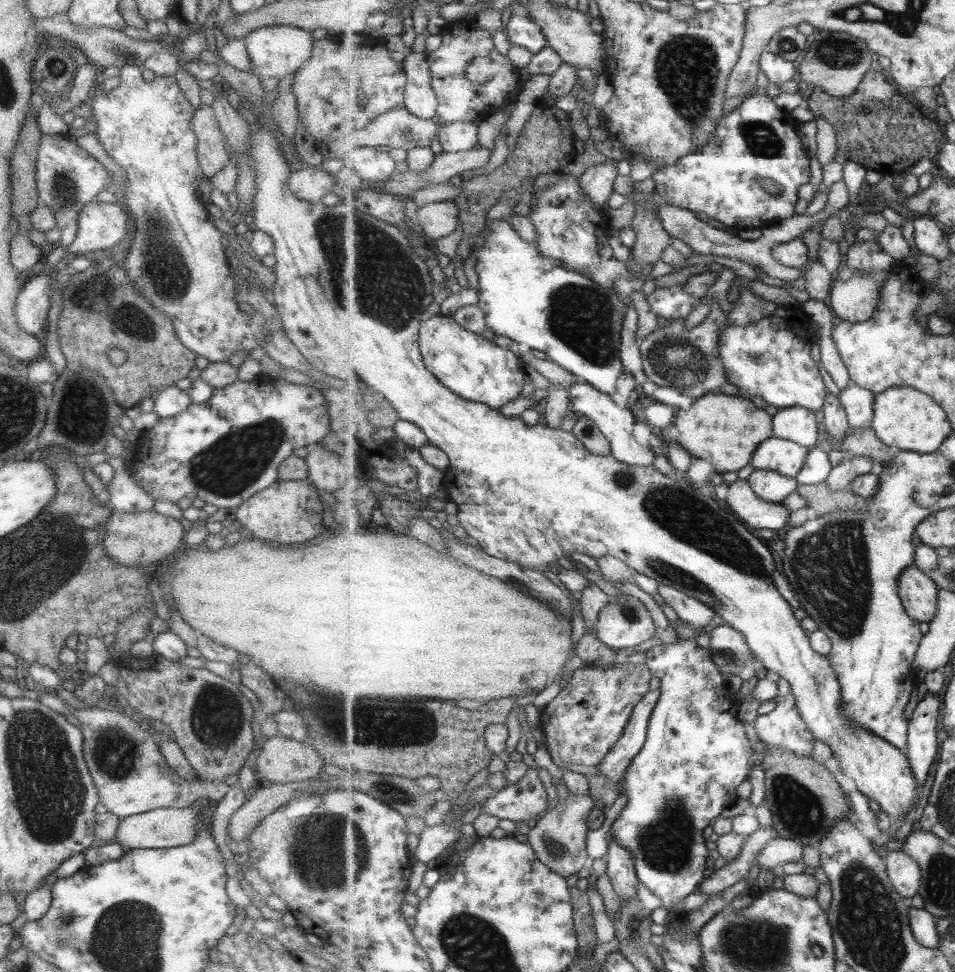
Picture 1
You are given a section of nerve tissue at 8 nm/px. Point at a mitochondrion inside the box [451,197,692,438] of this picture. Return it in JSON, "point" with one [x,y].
{"point":[581,316]}

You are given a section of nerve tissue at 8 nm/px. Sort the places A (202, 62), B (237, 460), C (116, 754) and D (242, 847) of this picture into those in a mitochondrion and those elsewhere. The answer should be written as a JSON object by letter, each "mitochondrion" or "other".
{"A":"other","B":"mitochondrion","C":"mitochondrion","D":"other"}

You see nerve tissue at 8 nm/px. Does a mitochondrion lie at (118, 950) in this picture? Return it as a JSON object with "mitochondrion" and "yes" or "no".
{"mitochondrion":"yes"}

